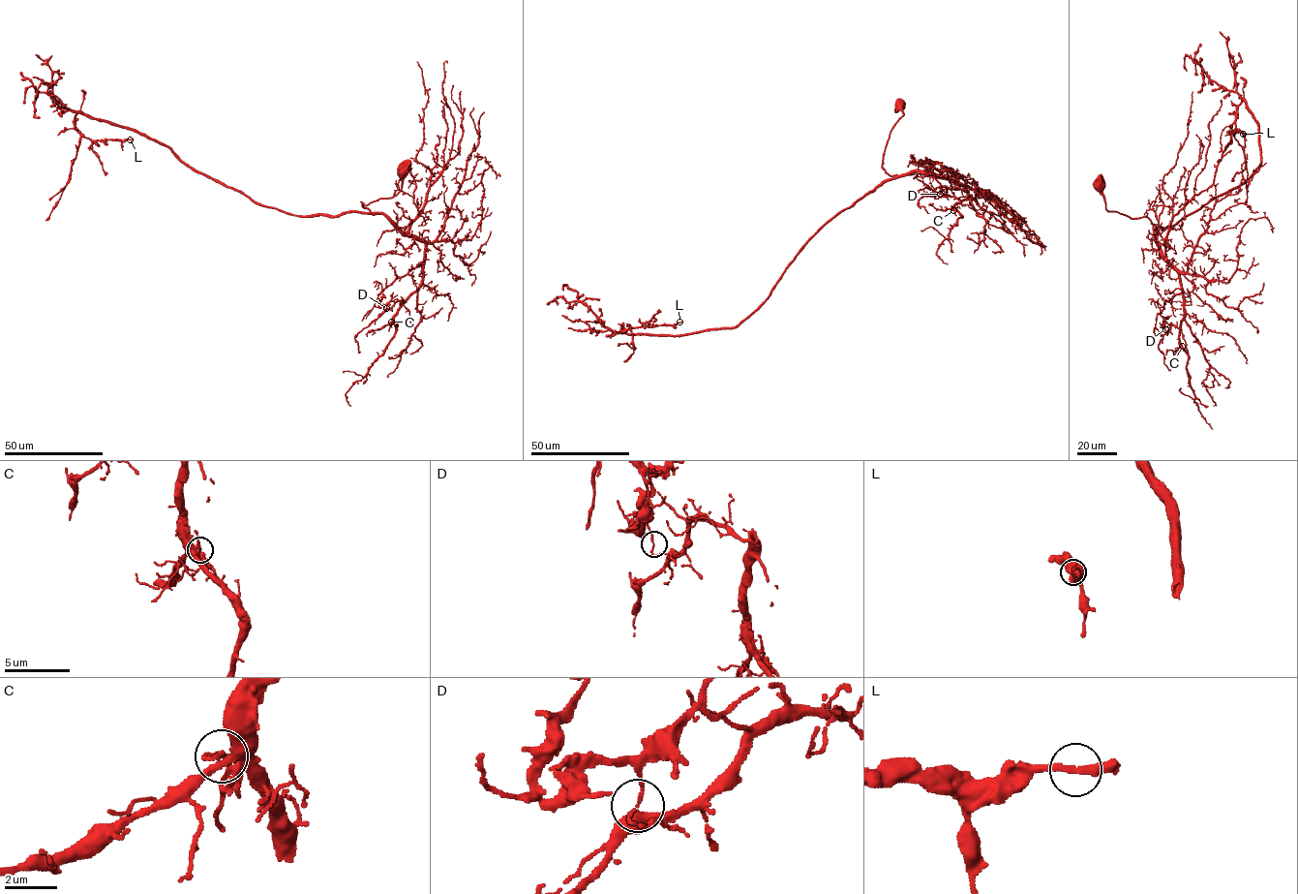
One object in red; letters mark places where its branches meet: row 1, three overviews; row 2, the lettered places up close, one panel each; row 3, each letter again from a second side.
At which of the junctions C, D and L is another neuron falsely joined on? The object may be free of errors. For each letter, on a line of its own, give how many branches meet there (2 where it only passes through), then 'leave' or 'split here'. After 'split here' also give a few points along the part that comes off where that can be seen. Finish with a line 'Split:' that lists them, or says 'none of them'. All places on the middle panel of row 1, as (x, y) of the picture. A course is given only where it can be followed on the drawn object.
C: branches 3; leave
D: branches 2; leave
L: branches 2; leave
Split: none of them

